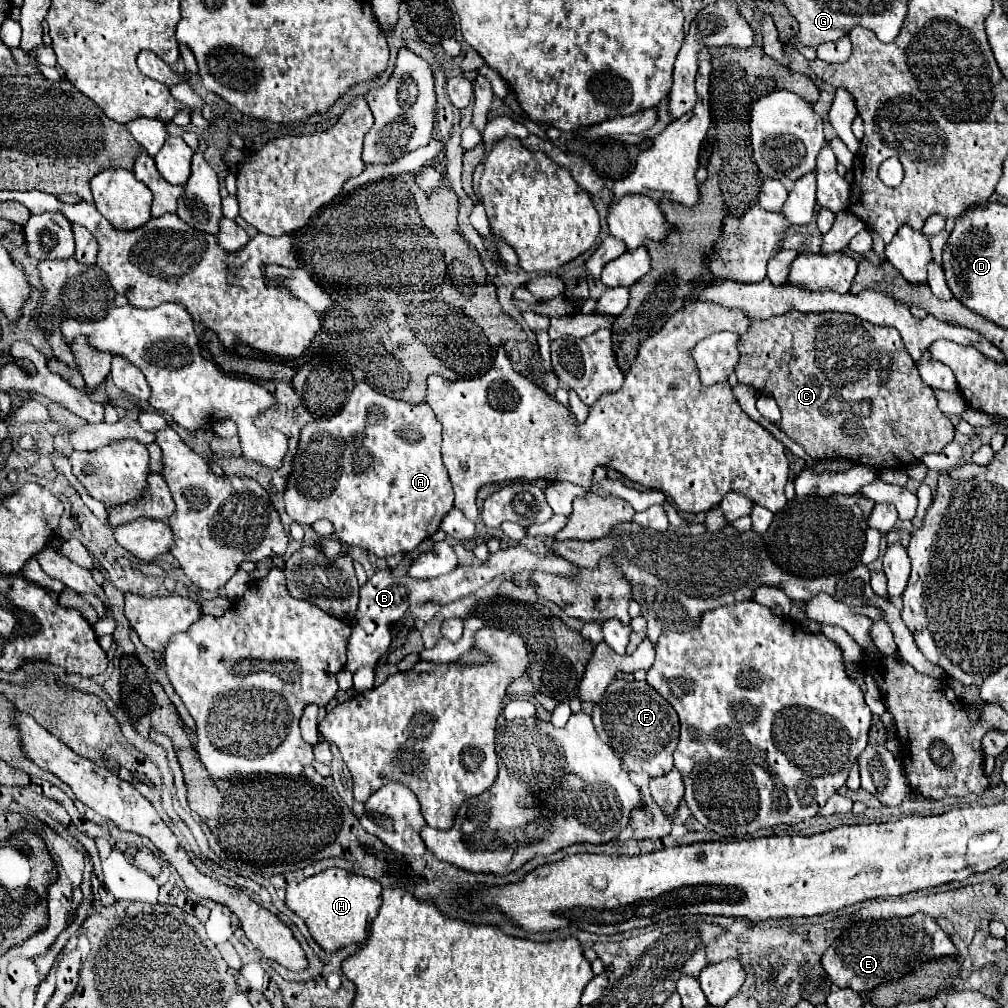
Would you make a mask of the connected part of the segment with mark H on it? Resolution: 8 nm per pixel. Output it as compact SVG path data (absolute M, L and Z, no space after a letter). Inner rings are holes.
M329 868L319 872L303 882L289 882L287 884L287 906L305 920L311 936L317 944L333 952L347 944L363 942L369 934L369 924L379 912L381 906L381 884L375 878L363 876L361 872L347 872L343 868Z

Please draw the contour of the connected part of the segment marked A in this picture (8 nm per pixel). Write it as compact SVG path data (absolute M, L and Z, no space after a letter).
M361 382L351 390L349 400L339 414L327 418L327 420L313 420L301 430L301 440L297 446L297 454L293 458L293 470L289 474L283 500L285 500L287 514L293 522L303 526L303 524L313 524L315 520L327 518L335 526L335 536L347 546L359 546L359 548L367 550L369 554L375 554L377 558L389 558L389 556L395 556L397 552L411 552L425 538L429 538L431 534L435 534L439 530L443 516L453 508L453 488L451 488L447 470L445 470L443 460L441 460L441 424L437 422L437 418L427 402L409 404L403 400L395 400L395 398L389 398L389 396L375 392L369 384Z

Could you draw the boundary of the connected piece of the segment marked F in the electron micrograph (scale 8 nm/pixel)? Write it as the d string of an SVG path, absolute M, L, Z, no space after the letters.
M615 680L605 692L601 708L609 744L629 772L645 772L657 778L673 770L673 752L679 744L679 716L655 688L647 682Z

